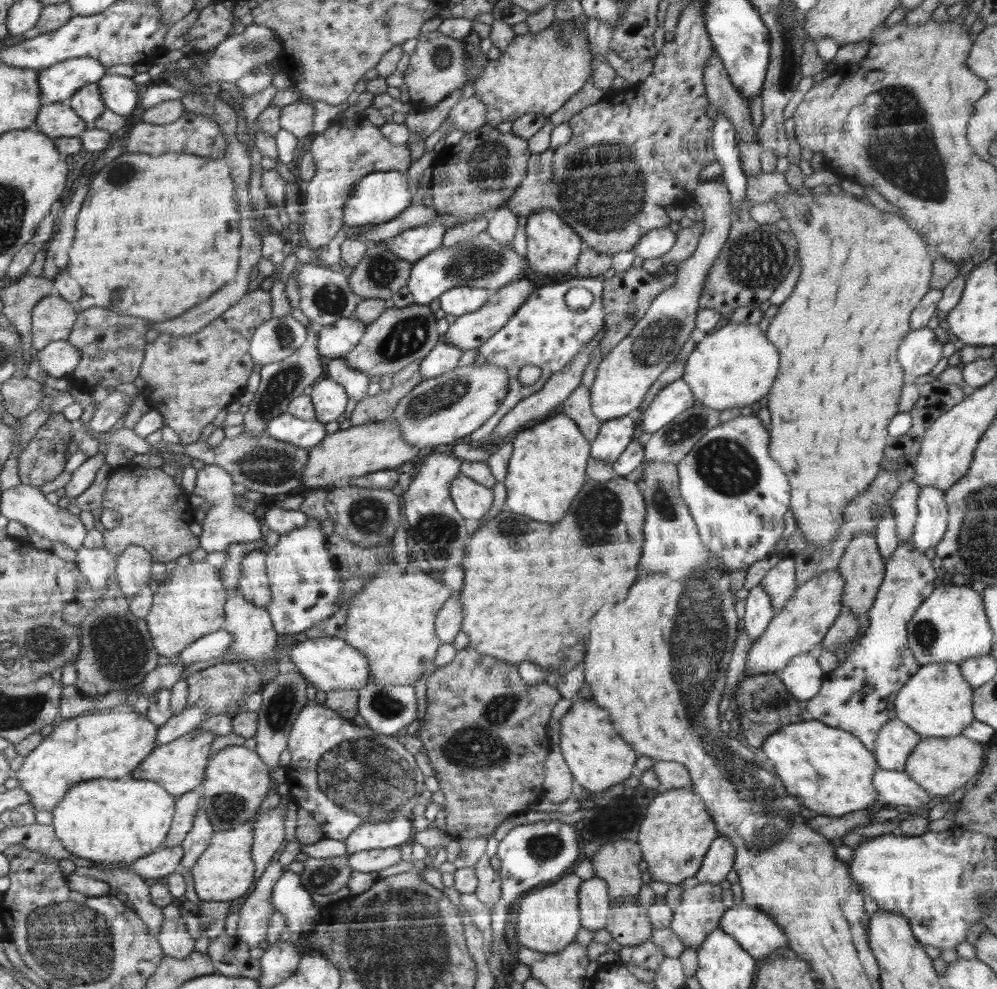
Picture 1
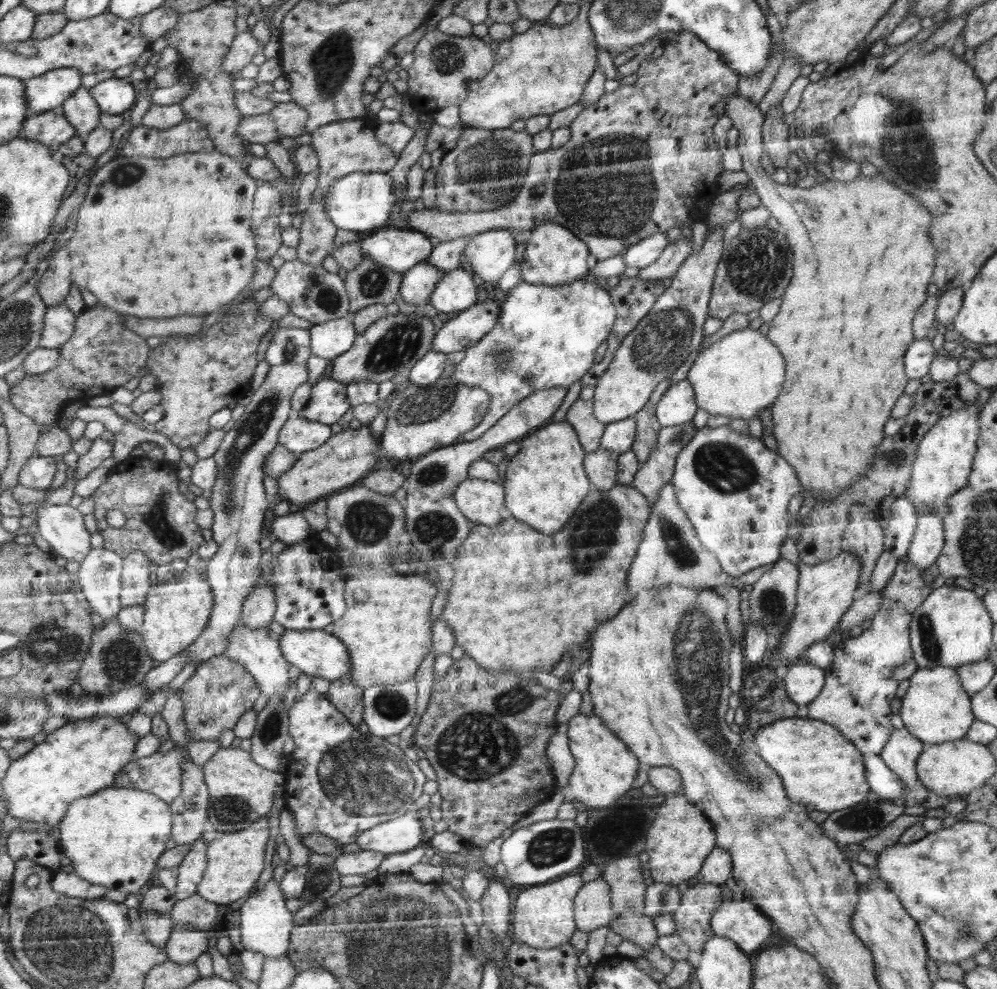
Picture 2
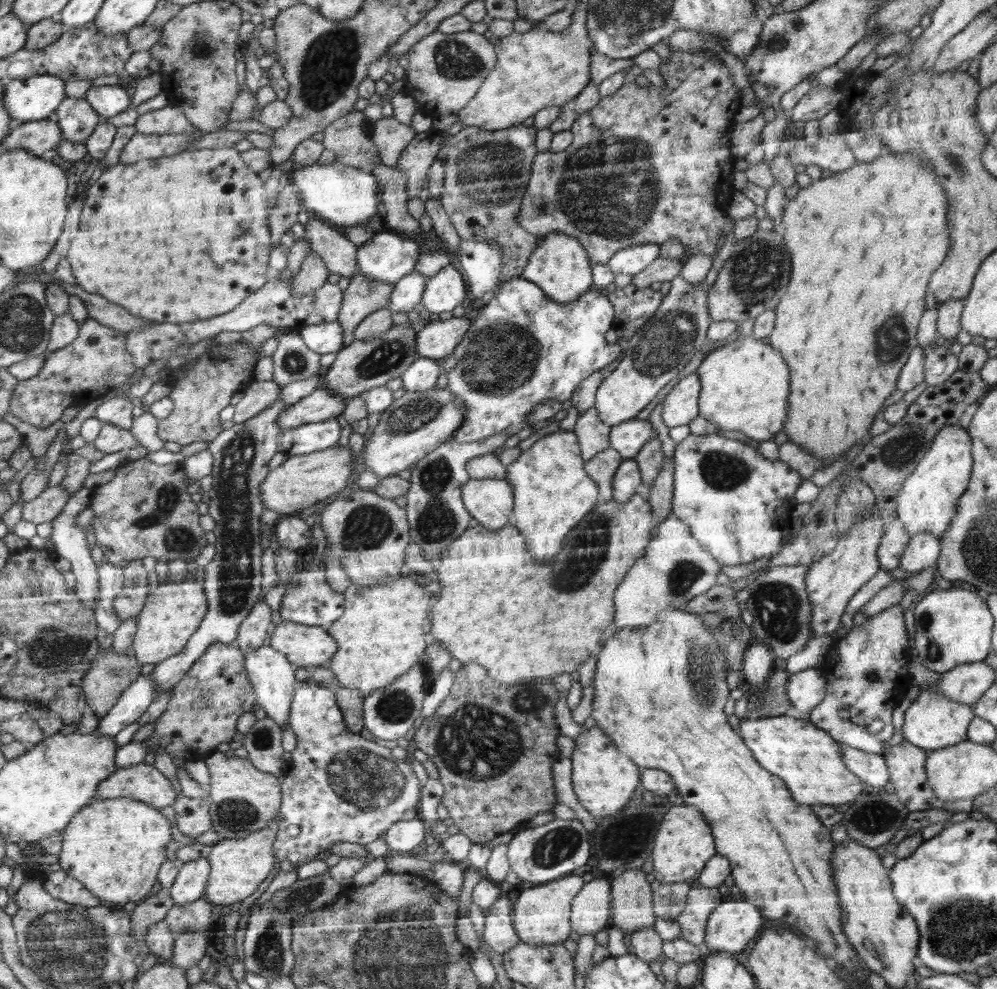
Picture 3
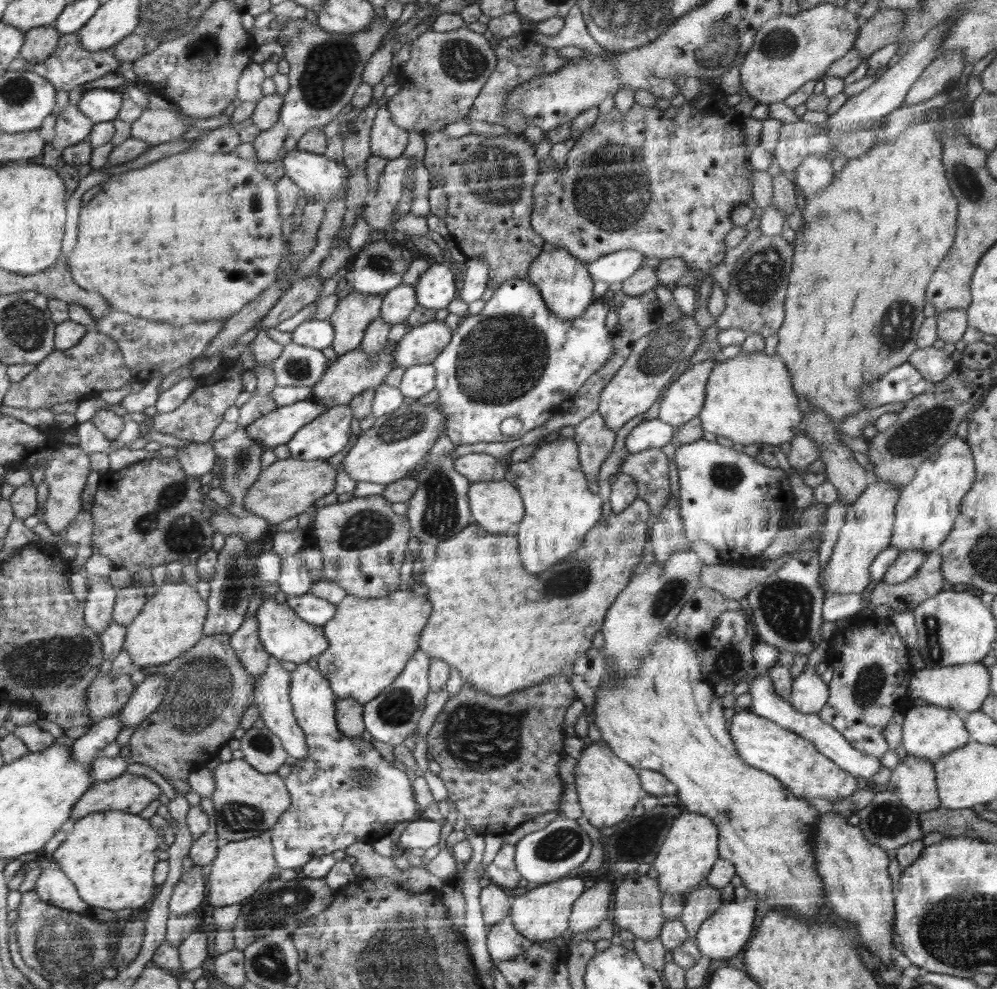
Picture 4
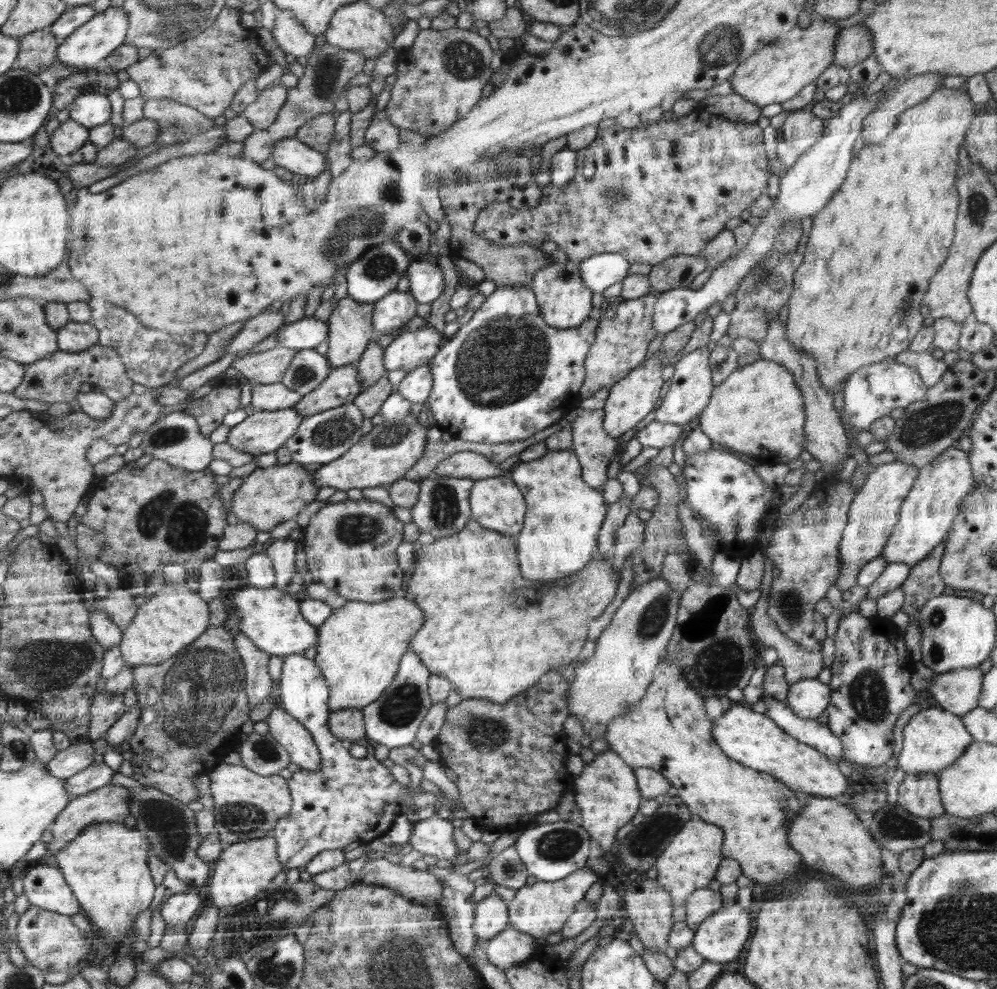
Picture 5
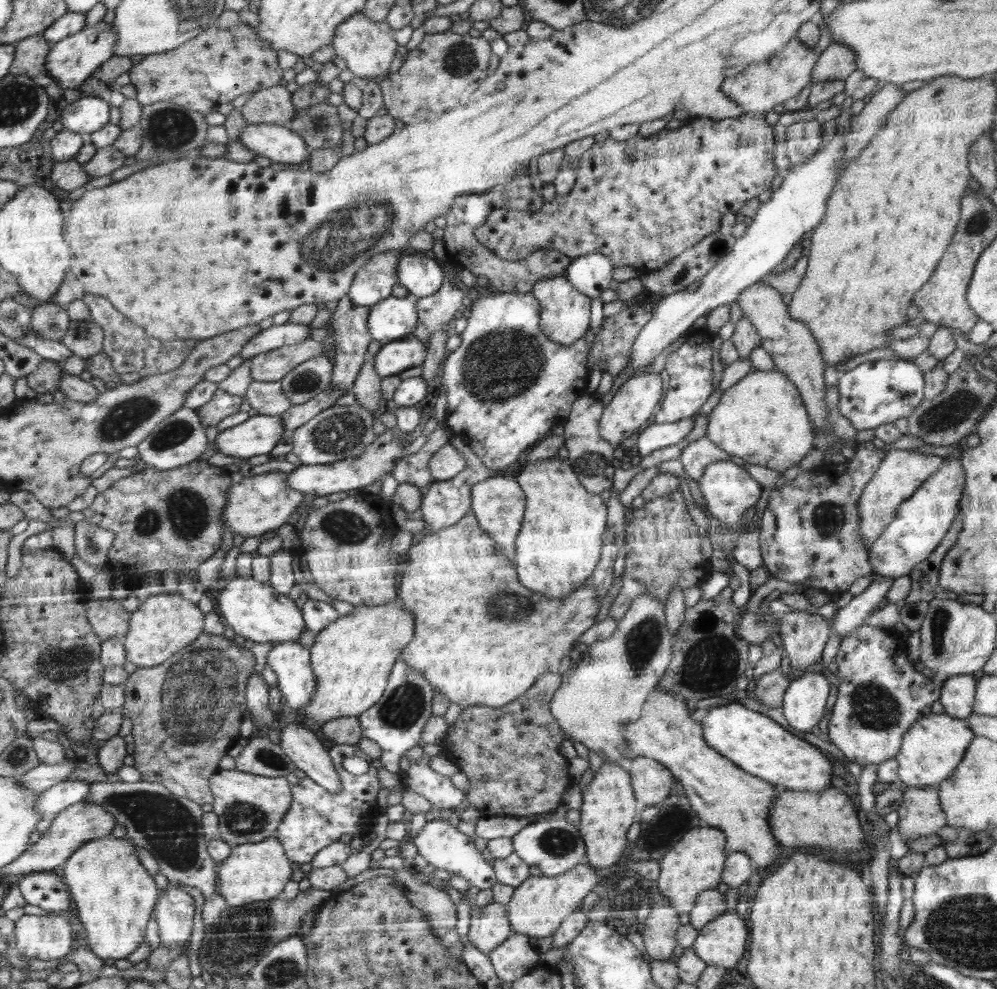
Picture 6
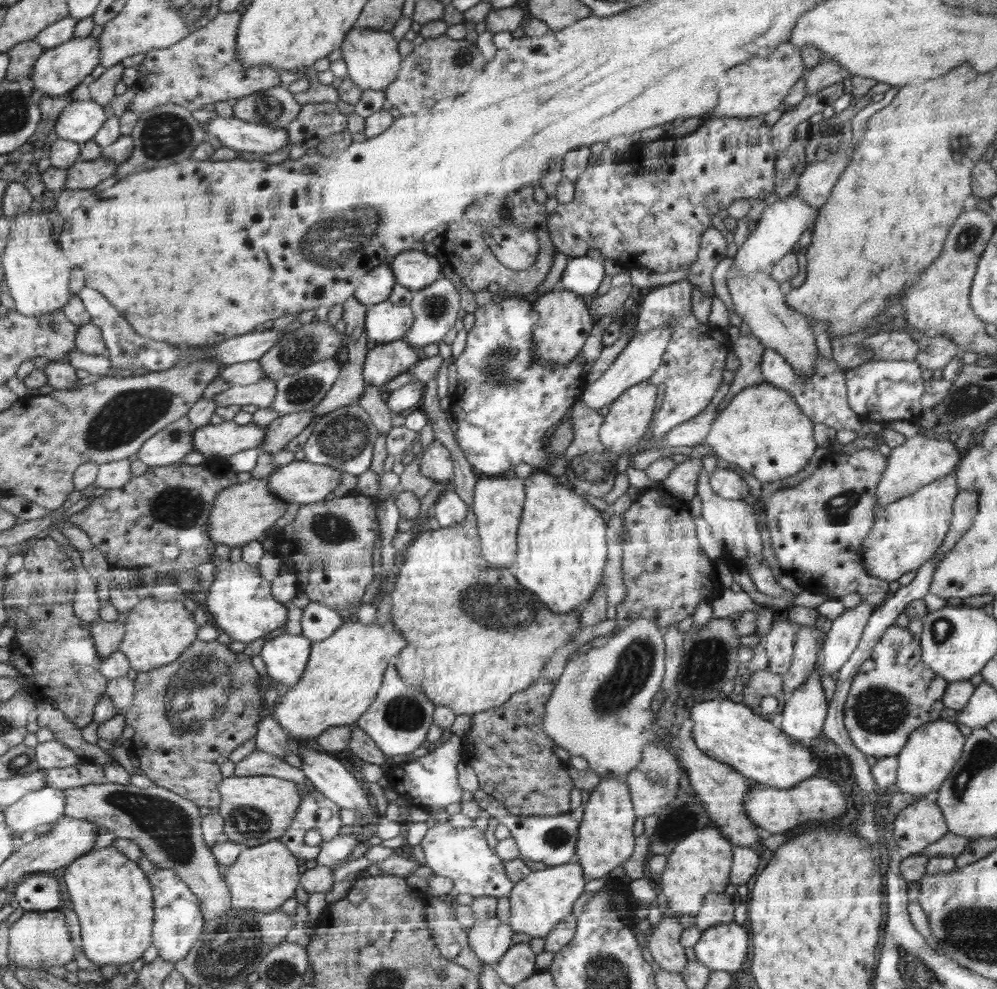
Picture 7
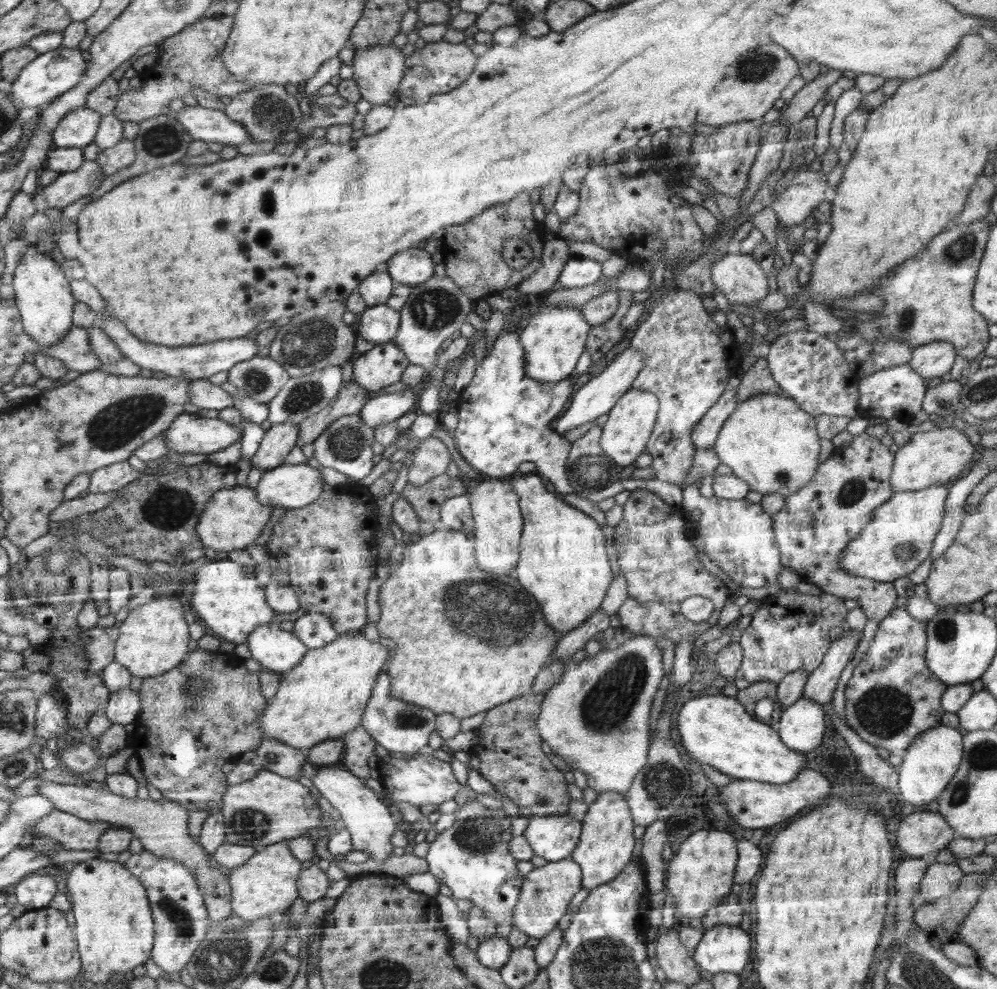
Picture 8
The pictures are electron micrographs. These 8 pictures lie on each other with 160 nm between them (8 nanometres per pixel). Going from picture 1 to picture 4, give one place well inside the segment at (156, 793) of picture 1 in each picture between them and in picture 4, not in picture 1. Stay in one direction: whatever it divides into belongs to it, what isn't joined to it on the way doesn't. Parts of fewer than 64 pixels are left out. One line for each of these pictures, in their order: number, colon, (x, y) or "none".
2: (114, 838)
3: (115, 847)
4: (110, 856)

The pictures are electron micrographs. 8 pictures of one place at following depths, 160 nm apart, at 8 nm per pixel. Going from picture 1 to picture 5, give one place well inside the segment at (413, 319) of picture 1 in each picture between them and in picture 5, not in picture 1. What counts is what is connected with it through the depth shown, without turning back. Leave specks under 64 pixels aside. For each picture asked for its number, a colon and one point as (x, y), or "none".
2: (391, 346)
3: (365, 364)
4: (348, 376)
5: (343, 384)

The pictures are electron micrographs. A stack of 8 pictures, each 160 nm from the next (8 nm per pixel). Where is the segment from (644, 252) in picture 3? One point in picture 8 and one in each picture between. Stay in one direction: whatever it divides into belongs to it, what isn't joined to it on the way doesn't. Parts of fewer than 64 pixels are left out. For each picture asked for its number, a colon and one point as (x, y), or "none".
4: (615, 267)
5: (600, 272)
6: (591, 274)
7: (583, 275)
8: (578, 272)

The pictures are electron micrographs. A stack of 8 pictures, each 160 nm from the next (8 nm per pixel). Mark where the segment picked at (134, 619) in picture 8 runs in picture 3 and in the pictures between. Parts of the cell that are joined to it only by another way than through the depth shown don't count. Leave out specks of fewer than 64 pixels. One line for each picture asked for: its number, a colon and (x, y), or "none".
3: (174, 611)
4: (172, 622)
5: (173, 618)
6: (164, 624)
7: (156, 633)

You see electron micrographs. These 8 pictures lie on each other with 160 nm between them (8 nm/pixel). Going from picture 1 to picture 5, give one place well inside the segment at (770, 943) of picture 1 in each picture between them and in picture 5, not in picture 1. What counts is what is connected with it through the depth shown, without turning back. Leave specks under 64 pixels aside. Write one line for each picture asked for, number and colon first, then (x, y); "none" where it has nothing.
2: (741, 921)
3: (734, 923)
4: (722, 936)
5: (720, 938)

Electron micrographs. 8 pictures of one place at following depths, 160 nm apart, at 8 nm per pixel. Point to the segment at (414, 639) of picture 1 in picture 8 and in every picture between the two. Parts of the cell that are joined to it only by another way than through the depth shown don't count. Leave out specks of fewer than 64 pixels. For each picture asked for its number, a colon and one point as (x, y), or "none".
2: (386, 626)
3: (380, 636)
4: (371, 640)
5: (359, 648)
6: (353, 656)
7: (346, 670)
8: (323, 697)

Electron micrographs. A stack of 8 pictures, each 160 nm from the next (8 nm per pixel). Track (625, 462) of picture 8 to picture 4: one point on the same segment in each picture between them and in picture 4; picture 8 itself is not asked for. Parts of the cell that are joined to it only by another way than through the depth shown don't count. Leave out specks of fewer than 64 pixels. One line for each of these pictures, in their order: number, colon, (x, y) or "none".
4: (654, 359)
5: (633, 397)
6: (637, 398)
7: (628, 417)

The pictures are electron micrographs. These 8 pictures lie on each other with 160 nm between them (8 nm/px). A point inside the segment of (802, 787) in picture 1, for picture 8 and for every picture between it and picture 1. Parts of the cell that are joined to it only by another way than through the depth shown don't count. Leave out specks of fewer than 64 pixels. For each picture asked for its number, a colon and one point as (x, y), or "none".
2: (823, 768)
3: (806, 757)
4: (759, 741)
5: (746, 735)
6: (753, 741)
7: (730, 732)
8: (716, 729)

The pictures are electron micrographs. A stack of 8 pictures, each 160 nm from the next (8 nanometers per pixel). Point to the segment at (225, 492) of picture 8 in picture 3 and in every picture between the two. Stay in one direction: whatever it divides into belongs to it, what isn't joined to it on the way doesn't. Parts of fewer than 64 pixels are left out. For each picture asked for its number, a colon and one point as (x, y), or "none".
3: (295, 485)
4: (286, 488)
5: (268, 496)
6: (263, 502)
7: (240, 514)

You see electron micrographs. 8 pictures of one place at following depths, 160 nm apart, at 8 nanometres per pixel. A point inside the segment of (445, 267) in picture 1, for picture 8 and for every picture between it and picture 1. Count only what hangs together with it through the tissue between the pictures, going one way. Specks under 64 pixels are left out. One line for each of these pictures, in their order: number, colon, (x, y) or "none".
2: (418, 286)
3: (407, 293)
4: (398, 304)
5: (390, 316)
6: (396, 318)
7: (386, 322)
8: (379, 324)

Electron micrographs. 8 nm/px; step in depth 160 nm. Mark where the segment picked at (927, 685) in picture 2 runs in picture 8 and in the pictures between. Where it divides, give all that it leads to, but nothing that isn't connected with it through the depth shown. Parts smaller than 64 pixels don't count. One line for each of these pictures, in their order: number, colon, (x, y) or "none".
3: (932, 722)
4: (929, 732)
5: (934, 738)
6: (933, 746)
7: (930, 754)
8: (928, 765)

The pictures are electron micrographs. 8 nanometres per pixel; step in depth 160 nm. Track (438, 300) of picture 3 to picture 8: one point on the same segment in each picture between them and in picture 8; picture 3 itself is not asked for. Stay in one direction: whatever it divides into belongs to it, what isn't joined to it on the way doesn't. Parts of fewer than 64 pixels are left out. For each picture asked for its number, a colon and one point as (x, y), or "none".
4: (436, 289)
5: (425, 282)
6: (422, 277)
7: (415, 270)
8: (411, 267)

